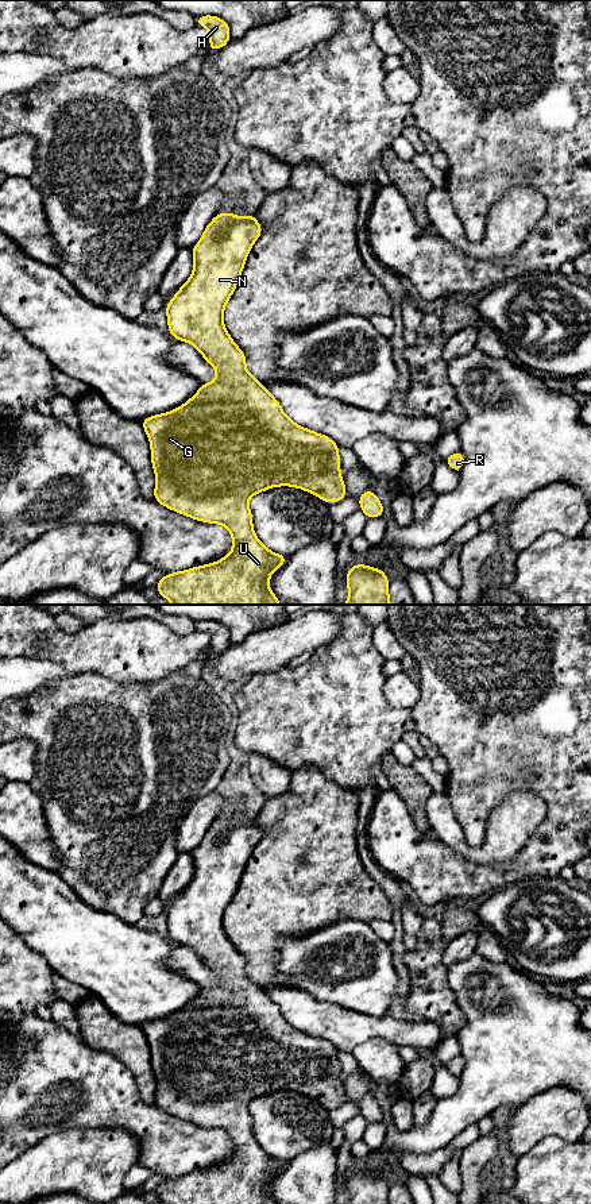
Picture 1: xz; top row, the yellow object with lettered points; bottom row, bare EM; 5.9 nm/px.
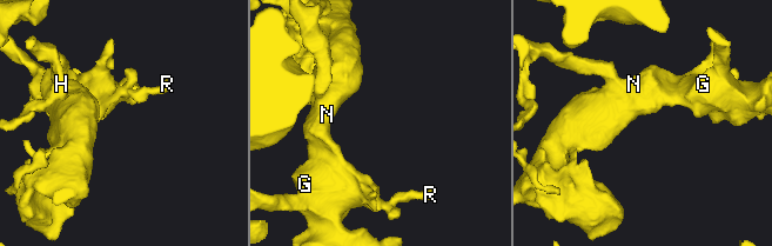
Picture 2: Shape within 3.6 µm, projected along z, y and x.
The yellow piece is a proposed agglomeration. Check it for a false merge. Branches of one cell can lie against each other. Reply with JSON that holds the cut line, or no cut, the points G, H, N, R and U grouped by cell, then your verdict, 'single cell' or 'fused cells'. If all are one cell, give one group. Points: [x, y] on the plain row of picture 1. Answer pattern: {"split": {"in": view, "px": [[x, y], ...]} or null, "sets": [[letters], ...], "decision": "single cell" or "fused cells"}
{"split": null, "sets": [["G", "H", "N", "R", "U"]], "decision": "single cell"}

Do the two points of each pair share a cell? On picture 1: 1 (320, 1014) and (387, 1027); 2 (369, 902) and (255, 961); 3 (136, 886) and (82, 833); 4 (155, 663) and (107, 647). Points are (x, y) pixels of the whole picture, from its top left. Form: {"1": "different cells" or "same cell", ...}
{"1": "same cell", "2": "same cell", "3": "same cell", "4": "same cell"}

